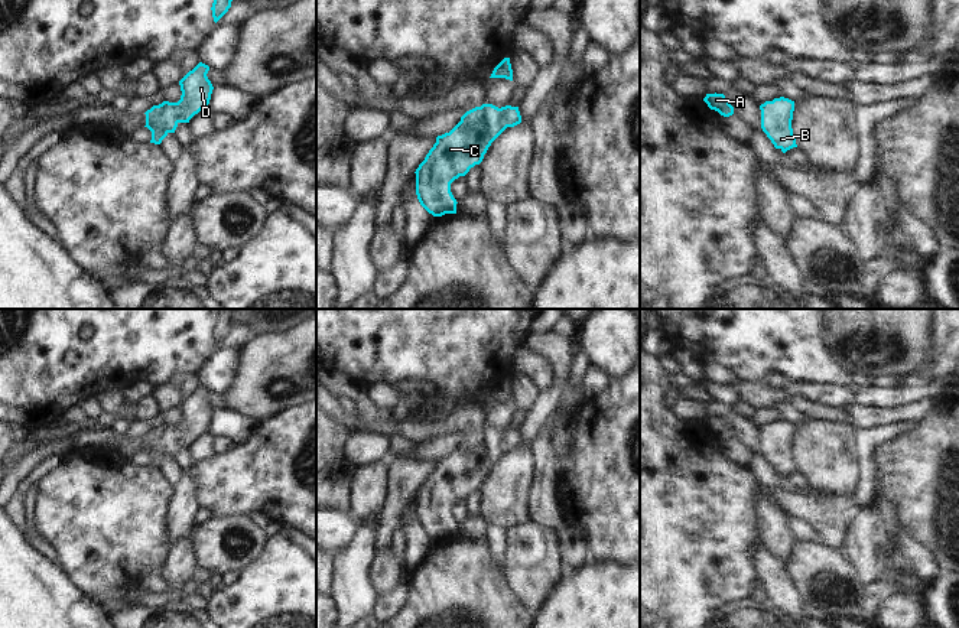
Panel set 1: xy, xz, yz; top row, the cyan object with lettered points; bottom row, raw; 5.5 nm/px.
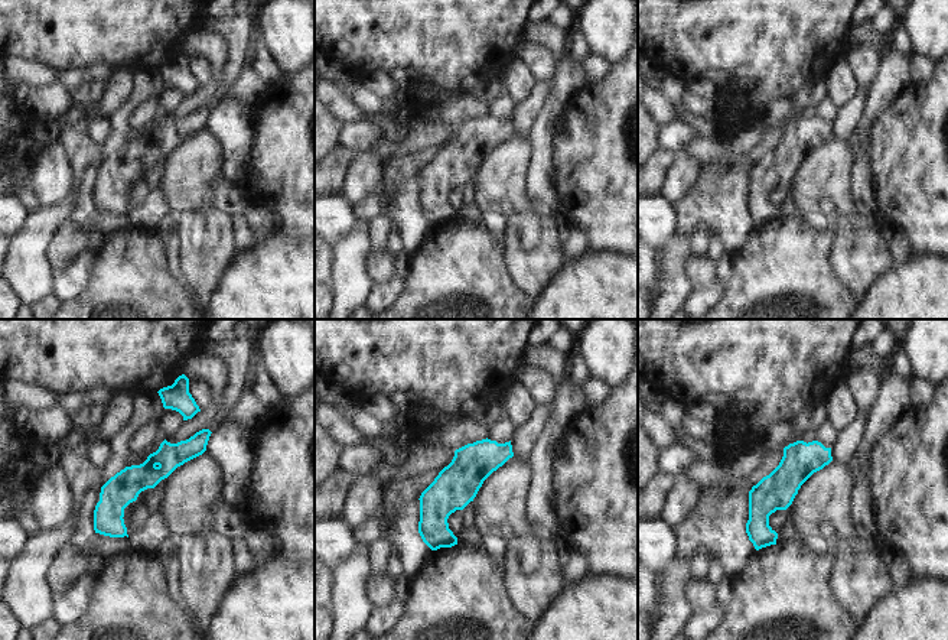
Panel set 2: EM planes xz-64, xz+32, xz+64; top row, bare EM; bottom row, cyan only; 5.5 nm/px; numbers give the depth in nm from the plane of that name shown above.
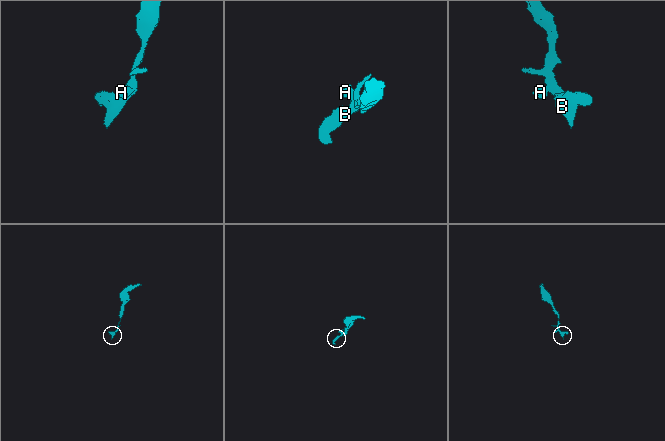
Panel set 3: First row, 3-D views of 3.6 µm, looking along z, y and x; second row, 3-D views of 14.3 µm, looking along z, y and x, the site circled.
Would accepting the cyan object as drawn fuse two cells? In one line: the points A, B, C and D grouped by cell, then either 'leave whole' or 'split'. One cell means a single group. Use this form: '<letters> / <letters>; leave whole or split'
A B C D; leave whole

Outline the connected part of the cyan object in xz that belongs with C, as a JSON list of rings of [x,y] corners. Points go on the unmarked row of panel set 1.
[[[482,427],[467,435],[436,466],[416,492],[416,518],[433,540],[456,537],[451,507],[480,488],[491,466],[507,452],[521,446],[518,430]]]

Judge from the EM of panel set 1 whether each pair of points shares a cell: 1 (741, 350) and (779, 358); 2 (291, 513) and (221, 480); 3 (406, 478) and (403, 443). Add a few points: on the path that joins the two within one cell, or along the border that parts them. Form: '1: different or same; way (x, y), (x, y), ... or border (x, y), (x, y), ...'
1: same; way (750, 350), (770, 350)
2: same; way (278, 494), (265, 481), (240, 481)
3: different; border (408, 452), (392, 452), (389, 455)

